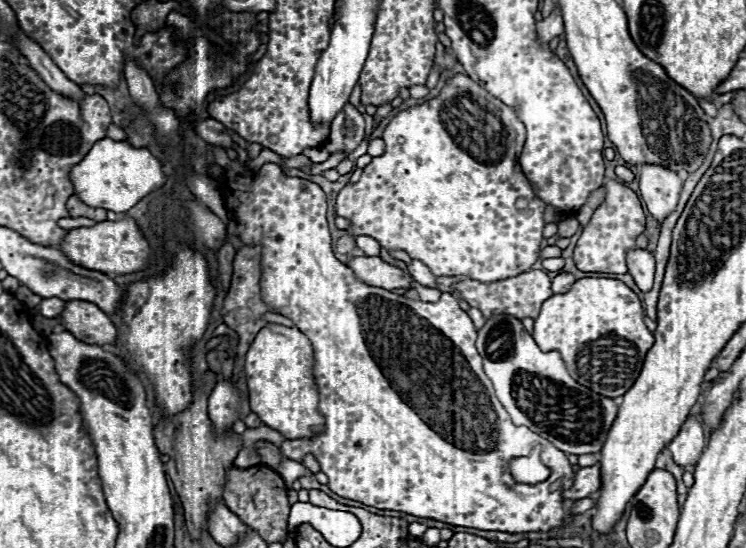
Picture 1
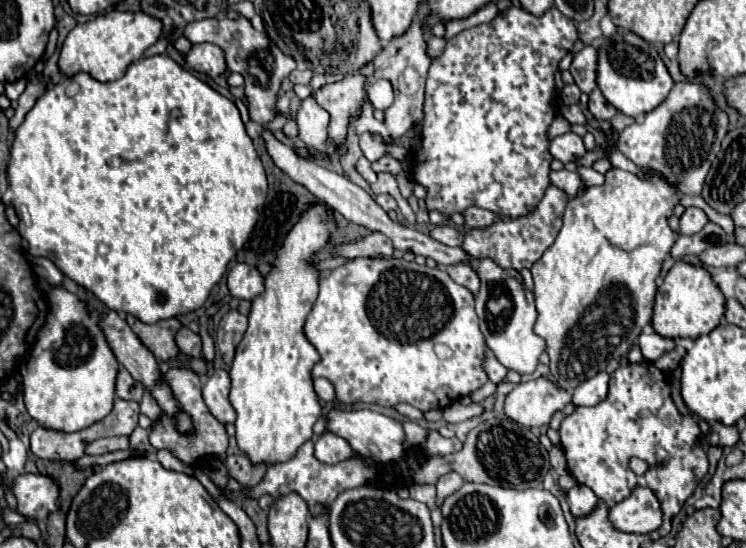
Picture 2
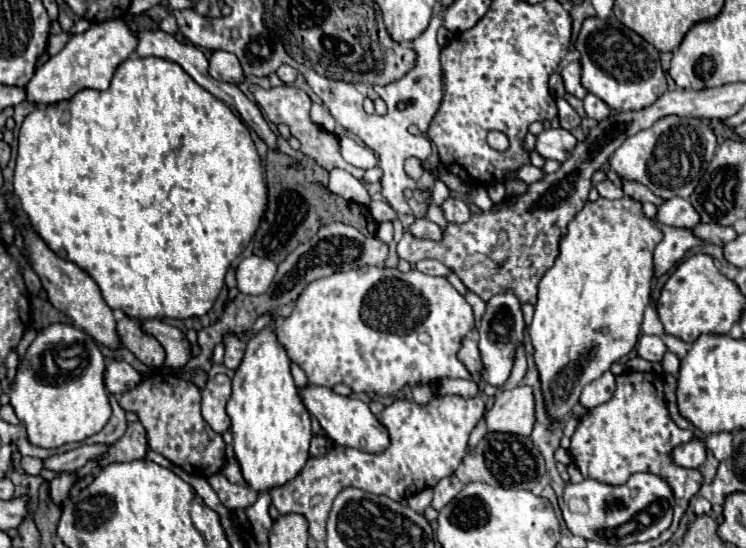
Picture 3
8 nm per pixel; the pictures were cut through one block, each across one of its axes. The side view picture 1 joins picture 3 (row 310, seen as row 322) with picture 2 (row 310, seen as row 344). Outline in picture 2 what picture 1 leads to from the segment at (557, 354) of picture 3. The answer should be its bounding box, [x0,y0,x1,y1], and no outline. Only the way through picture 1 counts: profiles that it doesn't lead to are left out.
[532,168,680,392]

